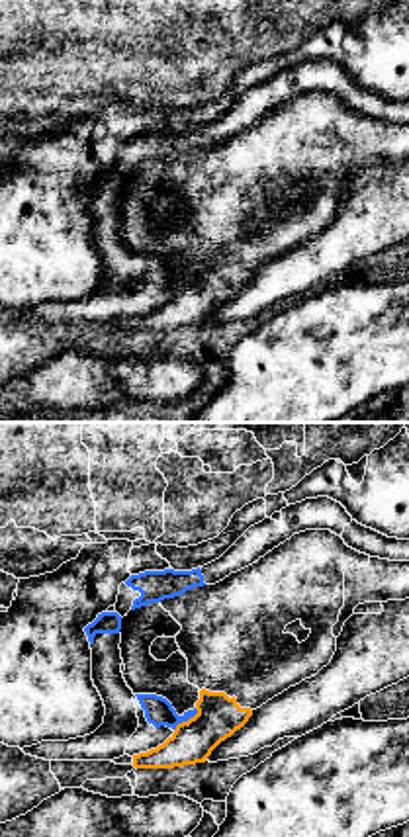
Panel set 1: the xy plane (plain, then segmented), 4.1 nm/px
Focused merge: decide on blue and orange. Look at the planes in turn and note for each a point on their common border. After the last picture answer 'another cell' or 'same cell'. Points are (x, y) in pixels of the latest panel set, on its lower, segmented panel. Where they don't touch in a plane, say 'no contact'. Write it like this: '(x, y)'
(184, 720)

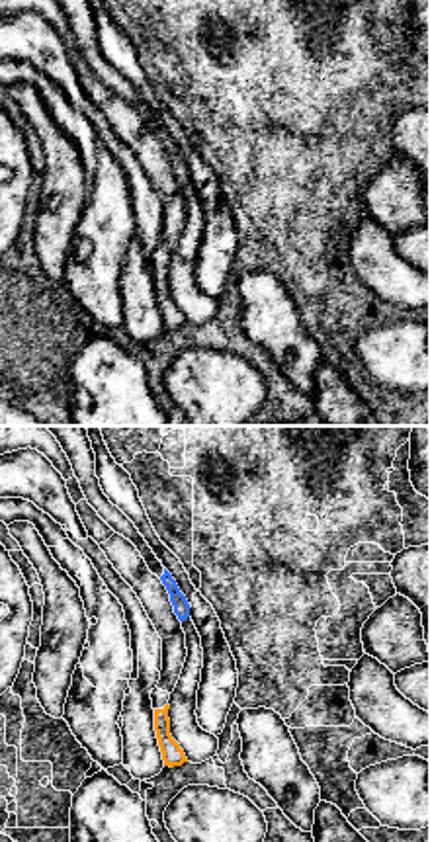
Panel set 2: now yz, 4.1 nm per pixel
no contact

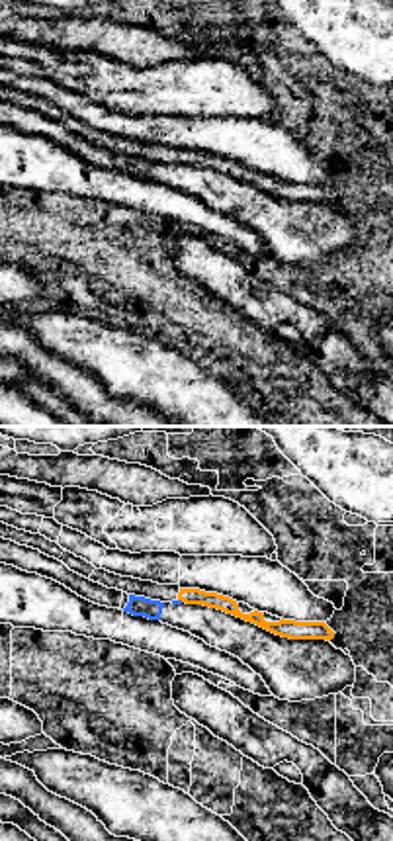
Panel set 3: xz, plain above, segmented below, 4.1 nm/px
no contact

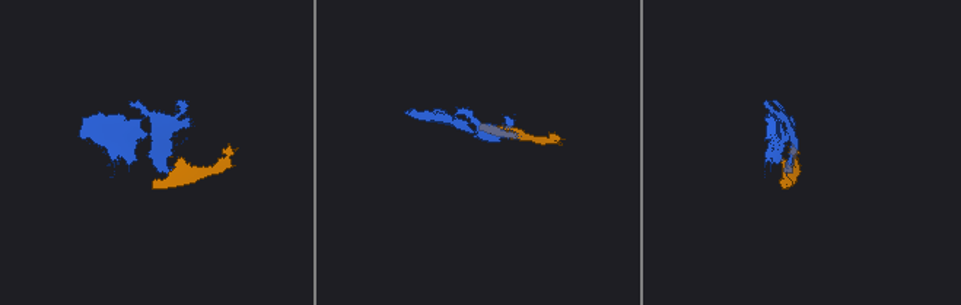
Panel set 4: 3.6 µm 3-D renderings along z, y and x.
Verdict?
another cell

